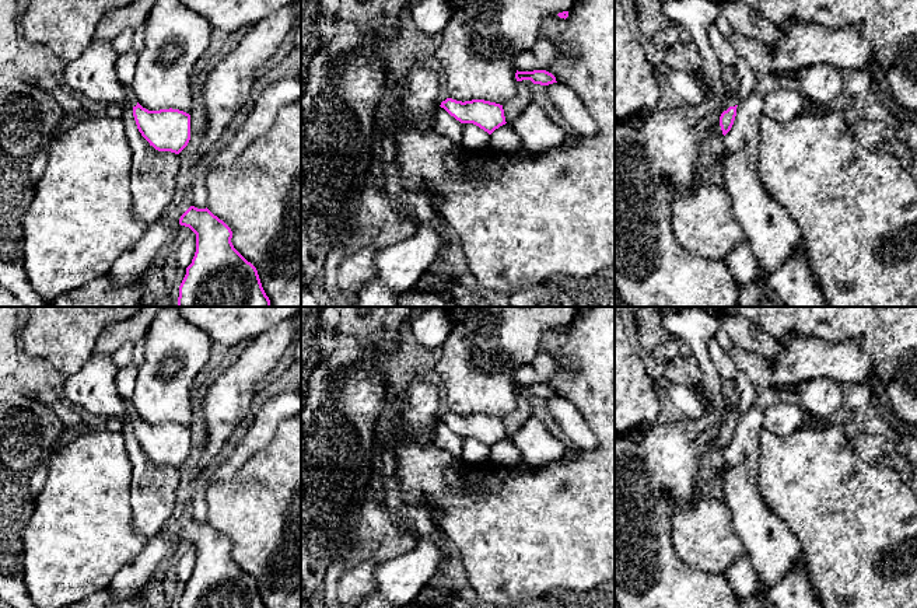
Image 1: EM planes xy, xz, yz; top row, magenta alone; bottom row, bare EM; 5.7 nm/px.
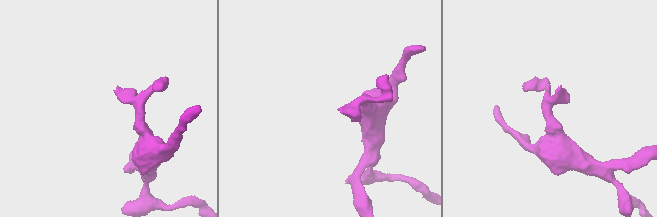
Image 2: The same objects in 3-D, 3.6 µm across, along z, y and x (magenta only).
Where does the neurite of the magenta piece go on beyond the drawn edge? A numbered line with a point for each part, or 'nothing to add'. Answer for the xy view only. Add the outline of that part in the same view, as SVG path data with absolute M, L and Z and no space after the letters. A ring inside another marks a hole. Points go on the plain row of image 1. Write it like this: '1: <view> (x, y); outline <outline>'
1: xy (129, 406); outline M123 399L125 401L125 399ZM125 401L125 408L126 408L126 412L127 412L127 416L130 419L130 422L136 420L137 419L137 413L134 410L134 406L133 403Z

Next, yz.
1: yz (728, 413); outline M722 409L722 415L724 415L724 424L738 417L738 412L734 409Z

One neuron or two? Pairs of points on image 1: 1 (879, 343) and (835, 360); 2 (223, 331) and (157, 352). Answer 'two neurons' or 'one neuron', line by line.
1: two neurons
2: two neurons

